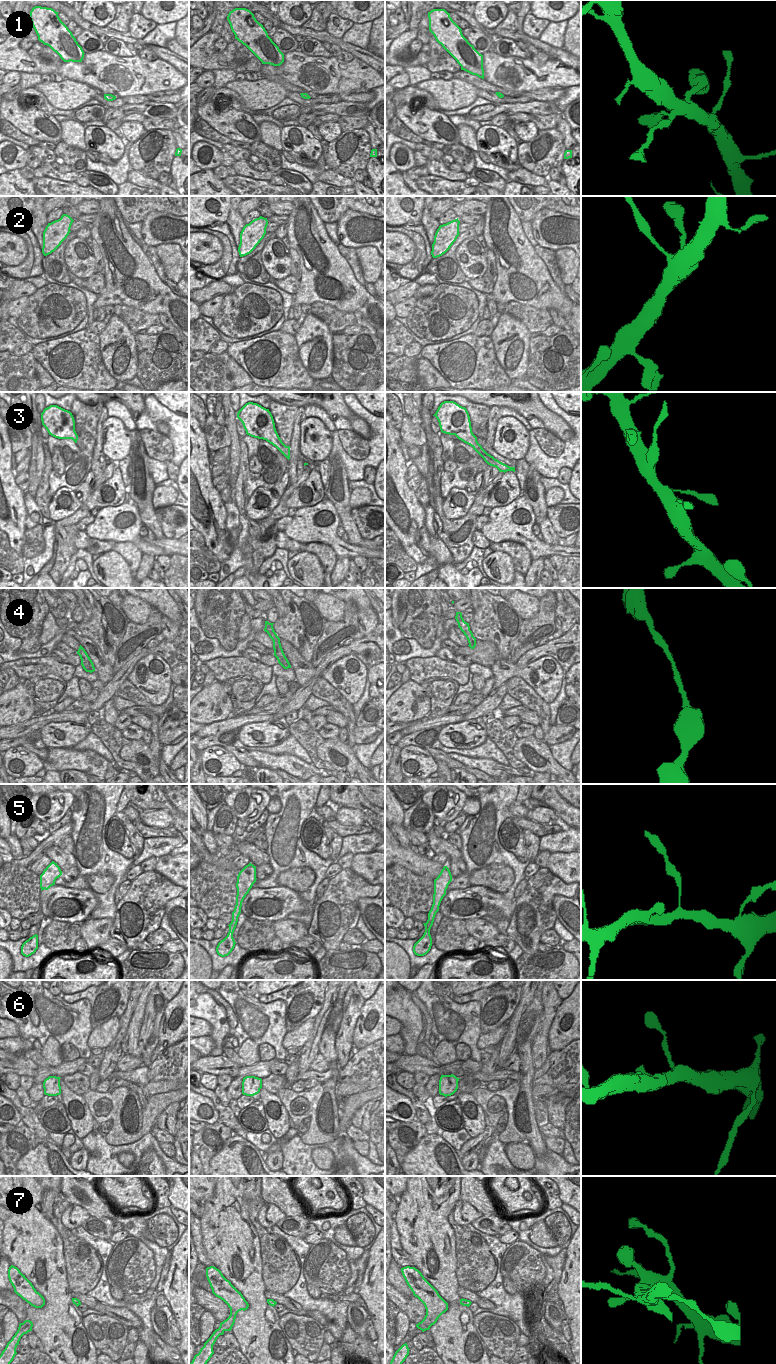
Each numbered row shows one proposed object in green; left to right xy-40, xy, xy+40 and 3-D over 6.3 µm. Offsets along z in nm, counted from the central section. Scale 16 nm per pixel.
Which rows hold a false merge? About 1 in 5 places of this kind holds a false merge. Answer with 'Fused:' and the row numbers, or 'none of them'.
Fused: 7

